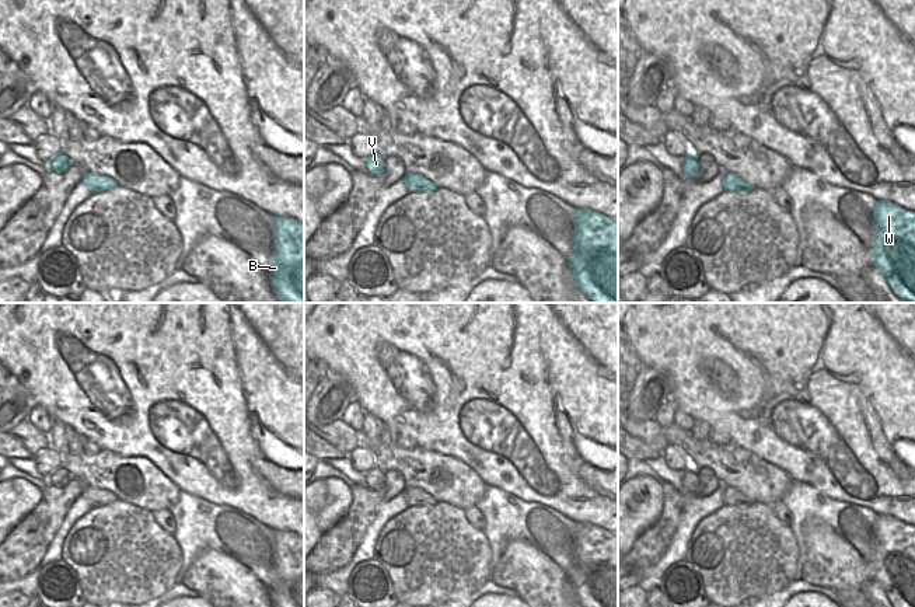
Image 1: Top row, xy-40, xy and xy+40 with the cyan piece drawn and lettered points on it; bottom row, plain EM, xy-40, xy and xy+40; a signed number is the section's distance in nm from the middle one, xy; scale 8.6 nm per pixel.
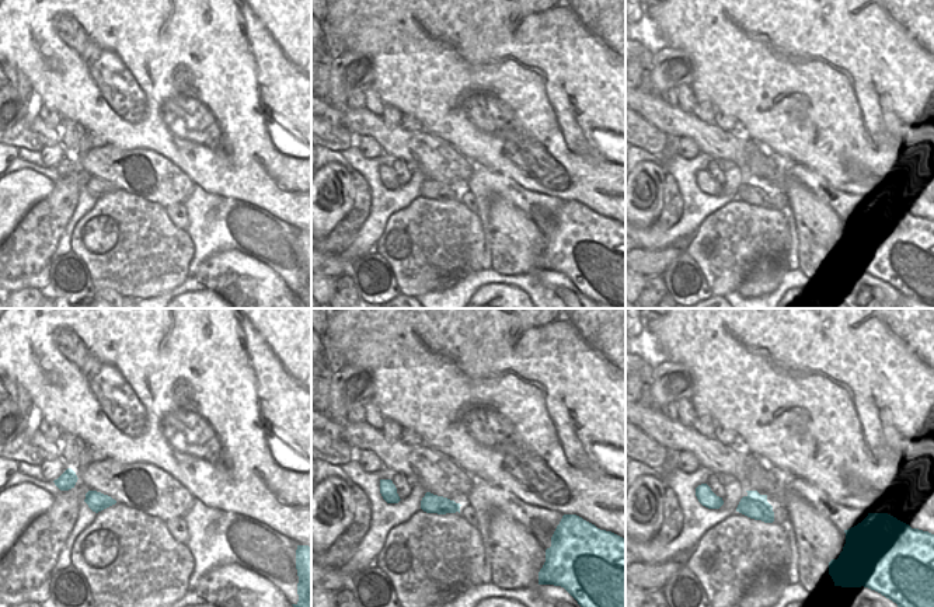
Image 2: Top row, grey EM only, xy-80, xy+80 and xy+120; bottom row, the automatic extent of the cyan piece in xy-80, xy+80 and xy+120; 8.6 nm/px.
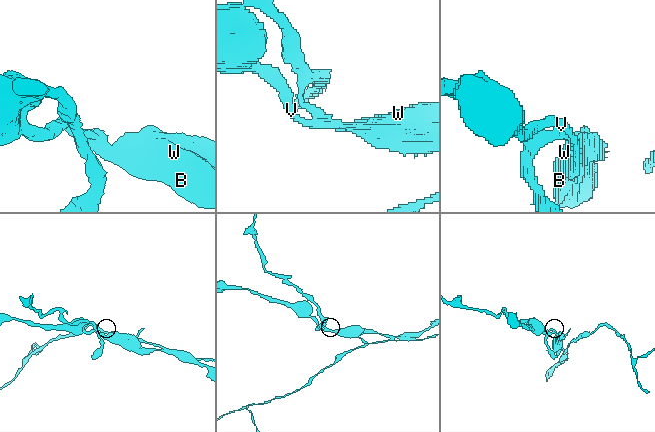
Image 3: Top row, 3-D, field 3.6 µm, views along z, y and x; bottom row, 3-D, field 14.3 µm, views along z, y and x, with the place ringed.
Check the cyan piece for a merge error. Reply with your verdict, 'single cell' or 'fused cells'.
single cell

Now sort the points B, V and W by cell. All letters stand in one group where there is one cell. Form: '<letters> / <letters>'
B V W

